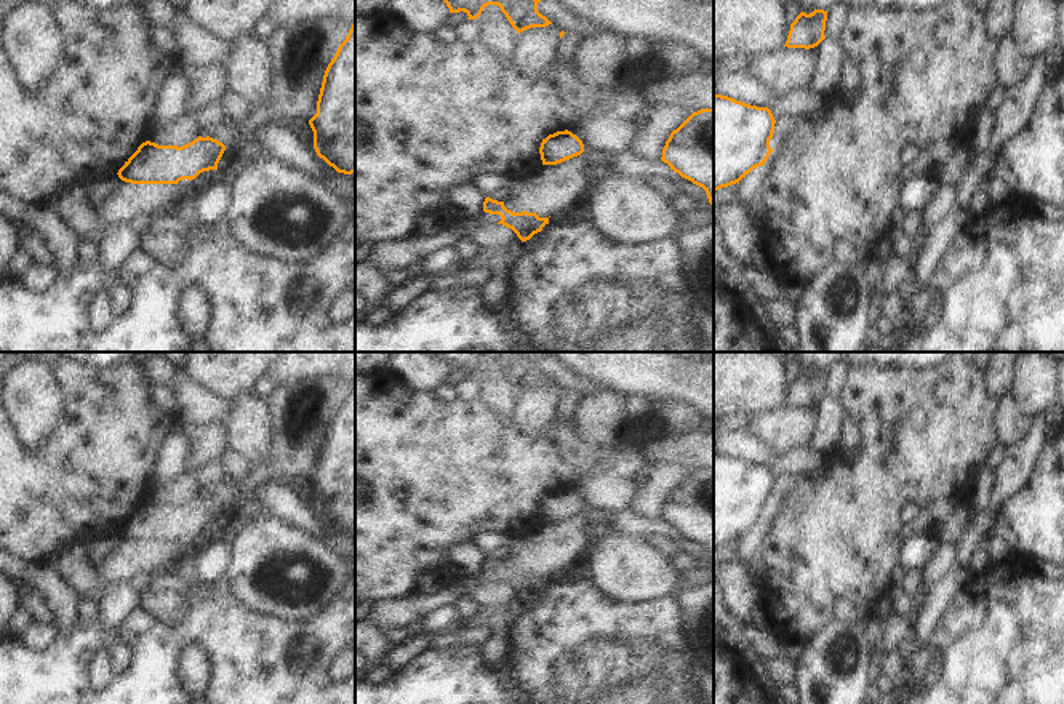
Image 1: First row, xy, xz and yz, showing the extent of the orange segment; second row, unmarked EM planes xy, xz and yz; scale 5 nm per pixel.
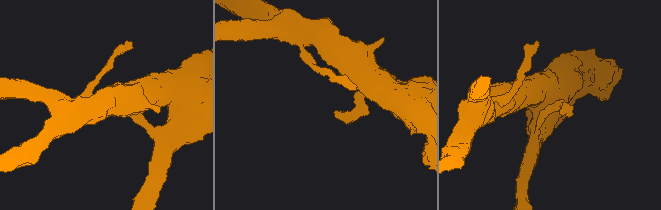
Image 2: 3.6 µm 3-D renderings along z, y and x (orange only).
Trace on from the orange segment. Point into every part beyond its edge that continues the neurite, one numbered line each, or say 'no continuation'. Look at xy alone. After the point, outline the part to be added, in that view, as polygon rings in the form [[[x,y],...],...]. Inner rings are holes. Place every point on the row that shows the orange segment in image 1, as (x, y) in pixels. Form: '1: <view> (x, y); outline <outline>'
no continuation

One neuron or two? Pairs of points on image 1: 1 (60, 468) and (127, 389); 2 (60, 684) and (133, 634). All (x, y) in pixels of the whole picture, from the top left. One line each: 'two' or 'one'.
1: one
2: one

